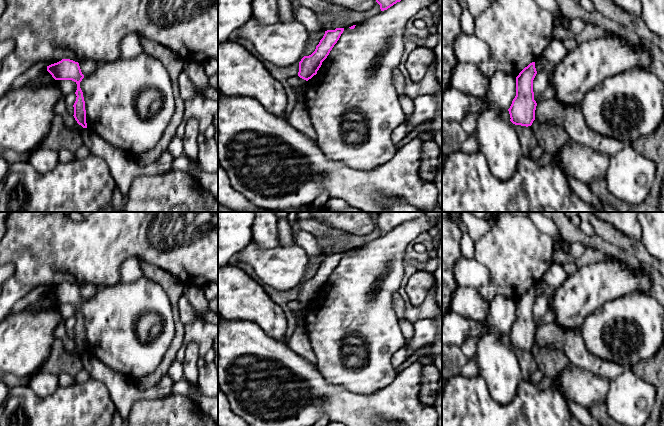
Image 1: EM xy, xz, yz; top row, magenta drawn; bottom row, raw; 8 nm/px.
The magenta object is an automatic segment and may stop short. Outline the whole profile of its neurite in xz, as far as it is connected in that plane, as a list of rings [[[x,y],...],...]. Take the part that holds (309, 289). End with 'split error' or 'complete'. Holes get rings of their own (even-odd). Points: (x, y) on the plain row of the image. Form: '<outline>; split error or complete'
[[[336,252],[335,254],[327,254],[315,275],[304,280],[299,286],[298,300],[306,305],[317,298],[317,295],[322,289],[322,286],[327,282],[334,269],[339,264],[344,252]]]; complete

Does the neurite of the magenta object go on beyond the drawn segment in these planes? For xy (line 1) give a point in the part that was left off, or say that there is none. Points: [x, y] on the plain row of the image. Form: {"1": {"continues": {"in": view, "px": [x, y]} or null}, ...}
{"1": {"continues": null}}

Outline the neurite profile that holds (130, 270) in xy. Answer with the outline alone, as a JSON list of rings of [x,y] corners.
[[[137,258],[126,259],[120,267],[120,280],[123,283],[133,282],[144,274],[140,267],[140,261]]]

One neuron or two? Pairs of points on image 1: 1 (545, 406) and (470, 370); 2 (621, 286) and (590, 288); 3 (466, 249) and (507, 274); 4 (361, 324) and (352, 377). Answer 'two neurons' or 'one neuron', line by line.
1: two neurons
2: one neuron
3: two neurons
4: one neuron

